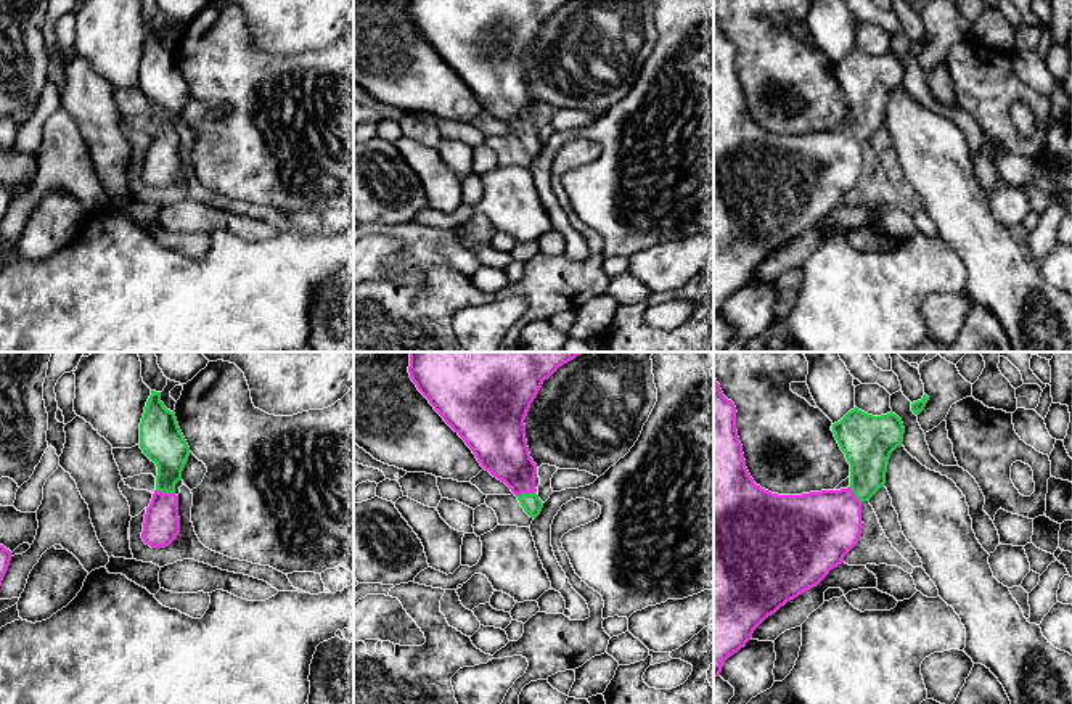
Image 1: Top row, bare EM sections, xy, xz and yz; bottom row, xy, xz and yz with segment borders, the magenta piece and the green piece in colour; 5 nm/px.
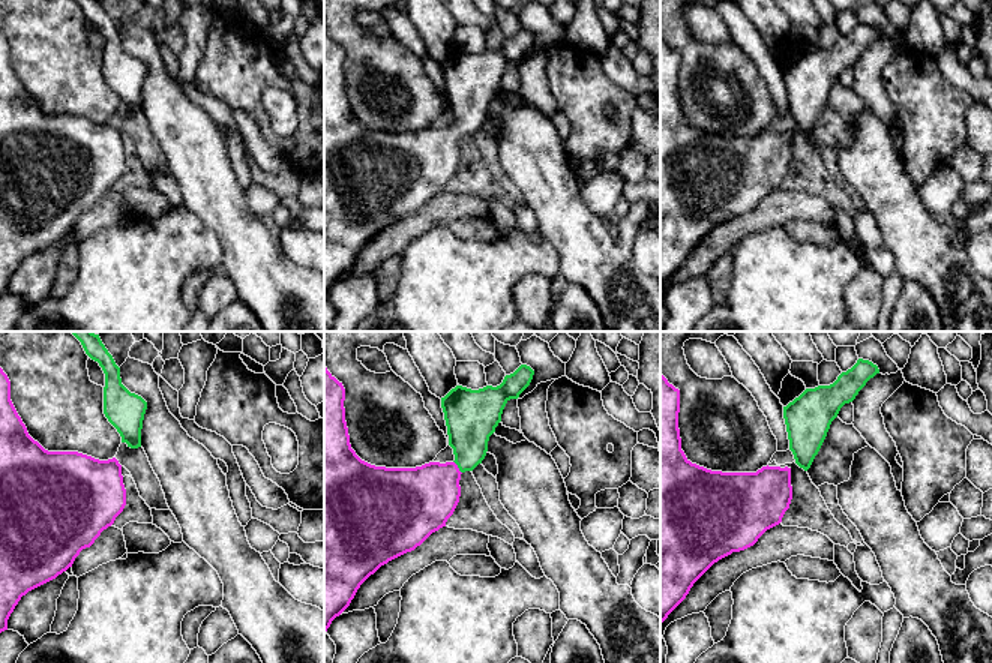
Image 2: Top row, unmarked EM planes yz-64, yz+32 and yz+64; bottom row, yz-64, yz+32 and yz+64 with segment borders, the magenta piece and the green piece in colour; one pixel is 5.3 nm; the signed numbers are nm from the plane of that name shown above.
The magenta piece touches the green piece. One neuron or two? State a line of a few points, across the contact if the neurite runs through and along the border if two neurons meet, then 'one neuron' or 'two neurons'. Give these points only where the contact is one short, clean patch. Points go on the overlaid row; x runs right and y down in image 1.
line xy (161, 526), (166, 494), (164, 444); one neuron

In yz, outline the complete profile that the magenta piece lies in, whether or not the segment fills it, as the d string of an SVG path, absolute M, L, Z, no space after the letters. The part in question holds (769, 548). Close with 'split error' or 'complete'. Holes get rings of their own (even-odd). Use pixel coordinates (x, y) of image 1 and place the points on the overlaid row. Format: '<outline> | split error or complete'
M714 376L714 678L768 616L816 587L844 563L863 529L861 503L884 487L890 453L902 445L905 434L895 413L873 416L855 407L833 424L850 465L850 485L778 495L751 477L736 431L736 413Z | split error

